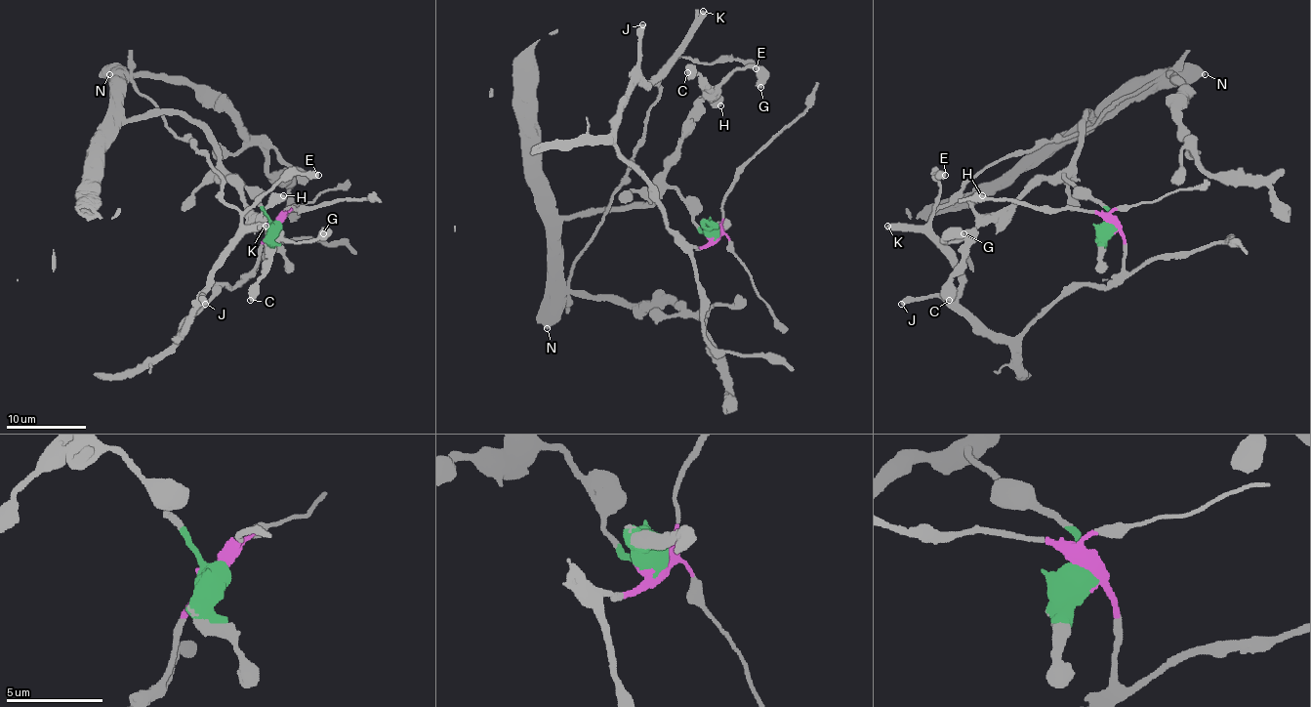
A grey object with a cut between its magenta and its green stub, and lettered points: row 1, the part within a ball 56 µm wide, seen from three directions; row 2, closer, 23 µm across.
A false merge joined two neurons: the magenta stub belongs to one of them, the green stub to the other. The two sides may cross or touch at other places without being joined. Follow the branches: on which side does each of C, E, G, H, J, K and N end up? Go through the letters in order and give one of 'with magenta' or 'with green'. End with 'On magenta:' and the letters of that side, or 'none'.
C: with green
E: with magenta
G: with green
H: with green
J: with magenta
K: with magenta
N: with green
On magenta: E, J, K

